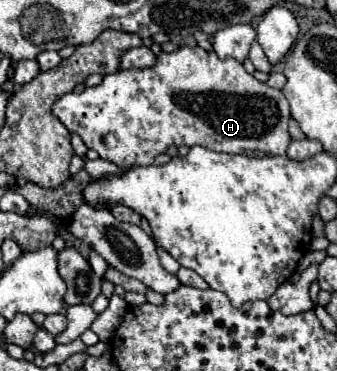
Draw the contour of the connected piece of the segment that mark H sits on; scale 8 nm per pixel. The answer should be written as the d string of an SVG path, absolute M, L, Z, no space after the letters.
M182 46L172 54L158 54L152 68L142 70L118 70L104 76L102 84L94 88L84 88L84 92L64 94L52 106L52 114L72 132L78 134L84 144L100 154L102 160L112 162L120 168L130 166L148 166L154 158L168 150L168 146L204 146L214 152L244 154L244 152L262 152L262 154L280 154L284 156L290 144L288 122L290 106L284 94L276 88L270 88L264 82L258 82L244 66L232 58L220 60L216 52L206 52L200 46Z

